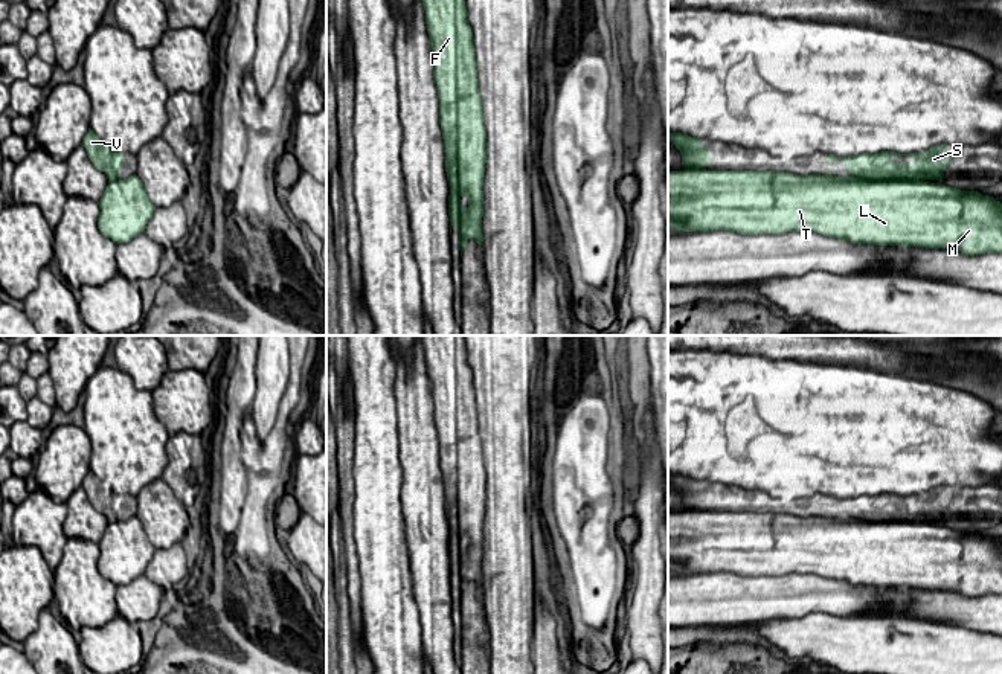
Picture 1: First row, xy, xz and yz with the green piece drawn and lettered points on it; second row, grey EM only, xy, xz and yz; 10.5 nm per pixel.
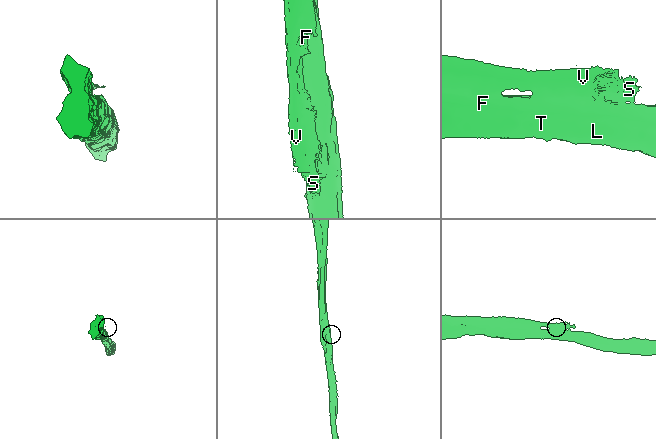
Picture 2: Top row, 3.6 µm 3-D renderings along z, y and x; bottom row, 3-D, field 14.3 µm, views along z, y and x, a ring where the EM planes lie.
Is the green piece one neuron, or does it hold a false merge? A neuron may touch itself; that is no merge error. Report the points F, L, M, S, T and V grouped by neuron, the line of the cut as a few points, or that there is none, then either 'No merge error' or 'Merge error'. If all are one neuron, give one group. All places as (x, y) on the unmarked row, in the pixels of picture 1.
Groups: F L M T / S V. Split along yz (822, 517), (865, 520), (870, 525), (928, 525). Merge error

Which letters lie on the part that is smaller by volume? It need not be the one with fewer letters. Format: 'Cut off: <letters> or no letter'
Cut off: S, V

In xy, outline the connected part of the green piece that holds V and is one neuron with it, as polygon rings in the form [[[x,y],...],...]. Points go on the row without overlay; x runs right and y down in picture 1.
[[[92,470],[85,474],[81,486],[85,489],[93,508],[107,517],[108,525],[120,522],[119,511],[125,502],[124,496],[114,494]]]

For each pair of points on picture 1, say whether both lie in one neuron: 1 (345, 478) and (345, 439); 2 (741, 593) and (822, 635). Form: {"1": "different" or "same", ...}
{"1": "same", "2": "different"}

